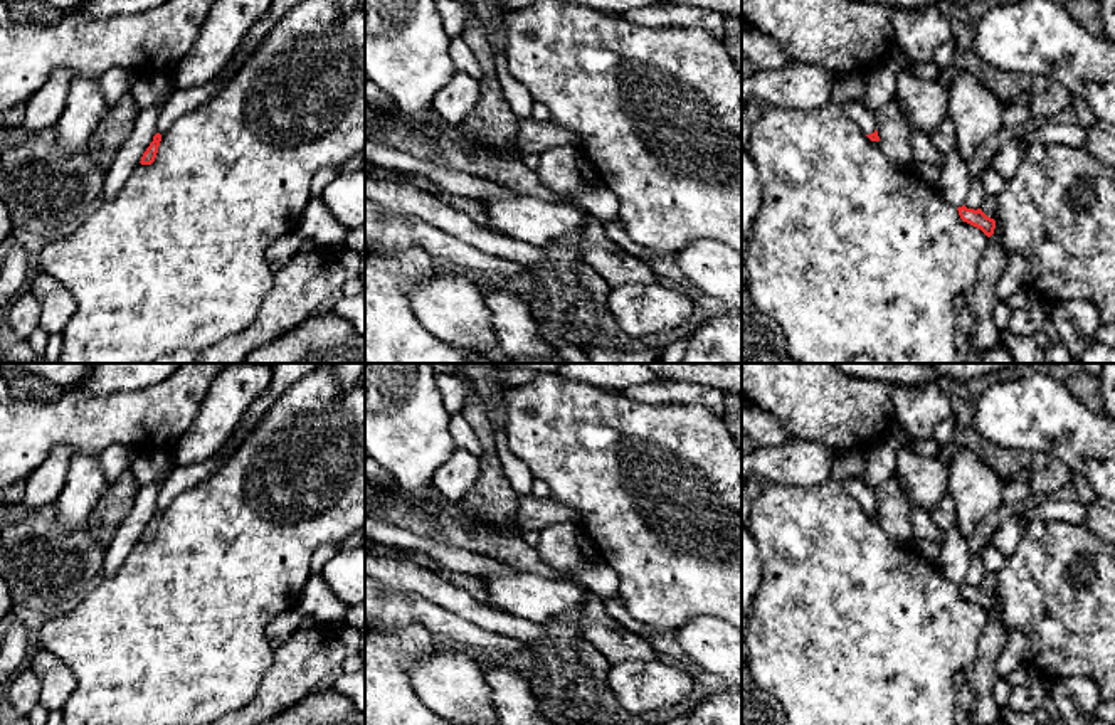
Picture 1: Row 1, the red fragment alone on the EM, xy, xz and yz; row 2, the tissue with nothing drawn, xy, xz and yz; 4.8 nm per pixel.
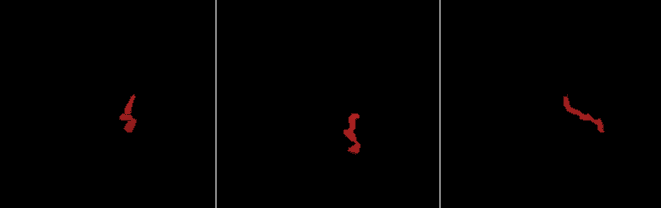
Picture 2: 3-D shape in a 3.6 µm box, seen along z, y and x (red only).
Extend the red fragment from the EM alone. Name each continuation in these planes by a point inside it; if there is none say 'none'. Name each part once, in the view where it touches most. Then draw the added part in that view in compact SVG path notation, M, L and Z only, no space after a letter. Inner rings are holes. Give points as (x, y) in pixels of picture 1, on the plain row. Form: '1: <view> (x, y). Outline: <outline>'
1: yz (858, 486). Outline: M864 478L849 479L844 483L844 488L858 500L864 511L875 510L875 488L869 486Z

